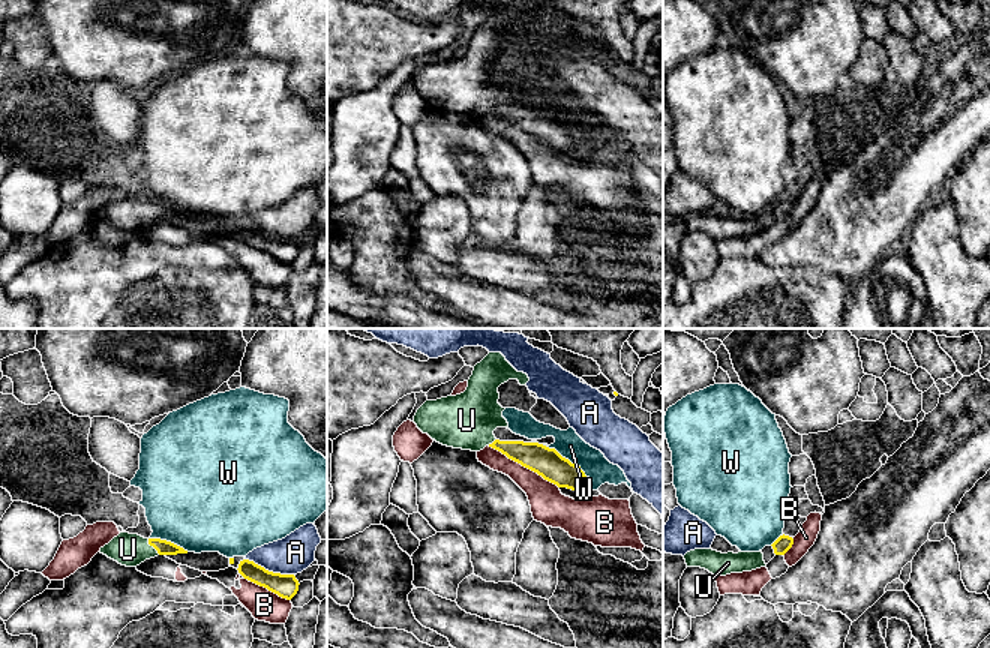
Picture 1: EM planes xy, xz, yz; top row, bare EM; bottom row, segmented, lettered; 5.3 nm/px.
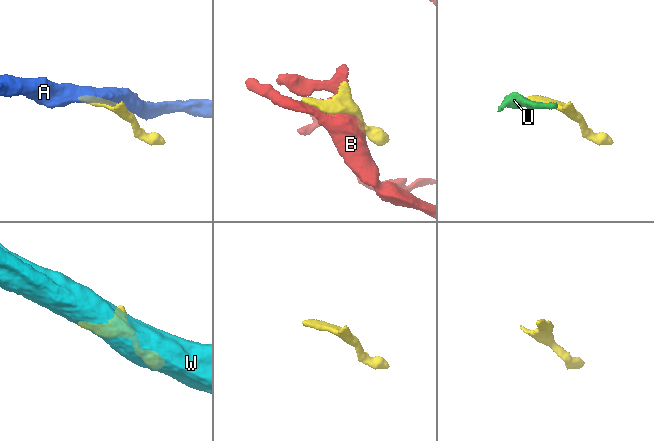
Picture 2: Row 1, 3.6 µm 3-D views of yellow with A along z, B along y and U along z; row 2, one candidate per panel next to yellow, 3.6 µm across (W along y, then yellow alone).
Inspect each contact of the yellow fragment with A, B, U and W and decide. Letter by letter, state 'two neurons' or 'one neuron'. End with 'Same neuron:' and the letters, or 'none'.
A: two neurons
B: two neurons
U: one neuron
W: two neurons
Same neuron: U

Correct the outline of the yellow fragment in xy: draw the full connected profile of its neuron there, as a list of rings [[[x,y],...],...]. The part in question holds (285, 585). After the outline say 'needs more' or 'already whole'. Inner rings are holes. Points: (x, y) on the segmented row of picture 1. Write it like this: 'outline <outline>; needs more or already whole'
outline [[[249,560],[240,561],[237,570],[244,579],[267,588],[282,598],[291,600],[298,591],[300,584],[294,574],[273,573]]]; already whole

